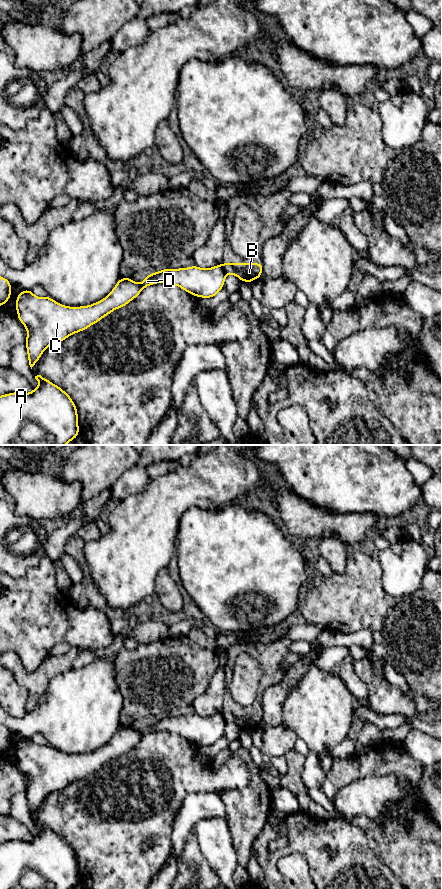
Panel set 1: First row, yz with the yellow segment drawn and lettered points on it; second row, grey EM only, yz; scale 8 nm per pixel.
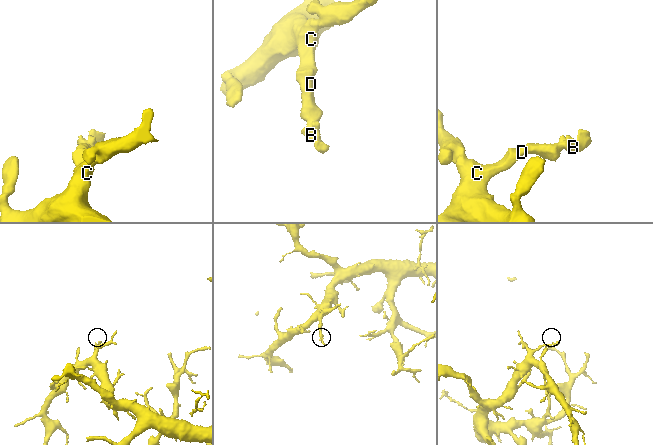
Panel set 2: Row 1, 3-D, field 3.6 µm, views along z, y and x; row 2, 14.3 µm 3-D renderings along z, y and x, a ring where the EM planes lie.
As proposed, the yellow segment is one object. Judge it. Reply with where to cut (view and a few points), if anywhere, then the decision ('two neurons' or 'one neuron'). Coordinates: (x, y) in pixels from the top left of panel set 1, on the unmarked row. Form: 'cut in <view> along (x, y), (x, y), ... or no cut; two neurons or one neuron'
cut in yz along (221, 712), (226, 721); two neurons

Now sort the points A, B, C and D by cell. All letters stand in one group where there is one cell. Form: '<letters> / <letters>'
A C D / B

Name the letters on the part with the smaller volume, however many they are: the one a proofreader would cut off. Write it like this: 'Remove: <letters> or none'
Remove: B

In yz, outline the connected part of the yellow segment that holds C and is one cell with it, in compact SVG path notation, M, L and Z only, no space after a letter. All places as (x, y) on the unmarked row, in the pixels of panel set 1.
M196 713L174 718L165 716L159 720L153 720L146 724L141 732L134 730L131 726L120 726L110 742L104 747L92 753L81 755L64 754L51 747L49 744L39 746L35 744L31 738L22 738L22 740L17 744L16 759L19 769L26 775L28 780L25 792L29 813L32 817L40 807L41 802L51 792L61 790L72 782L81 780L89 774L99 770L104 764L107 764L113 758L127 753L149 733L156 731L174 732L196 745L206 747L214 745L222 736L224 736L225 726L226 721L222 713L216 713L213 716L207 717L199 716Z

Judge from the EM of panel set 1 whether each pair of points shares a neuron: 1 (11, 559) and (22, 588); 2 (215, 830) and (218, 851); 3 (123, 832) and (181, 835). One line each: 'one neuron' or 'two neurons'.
1: two neurons
2: one neuron
3: two neurons

